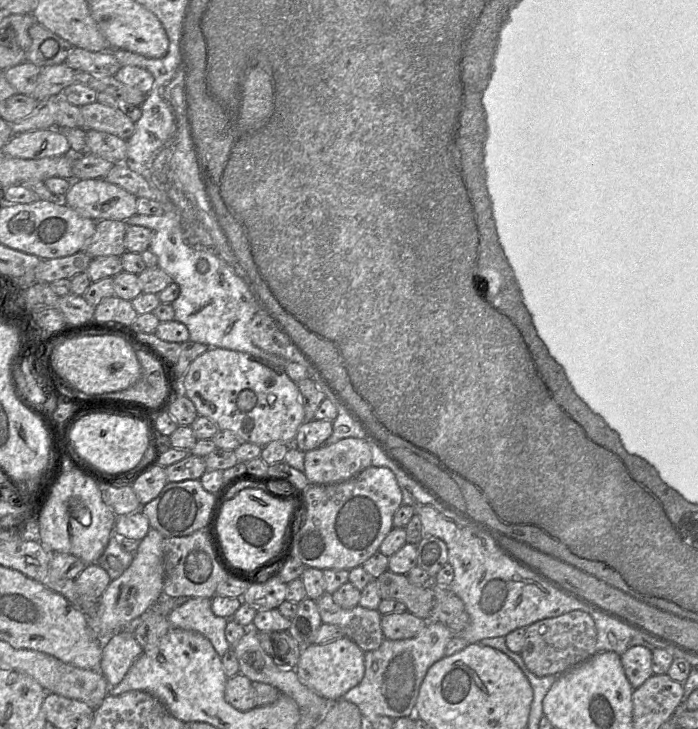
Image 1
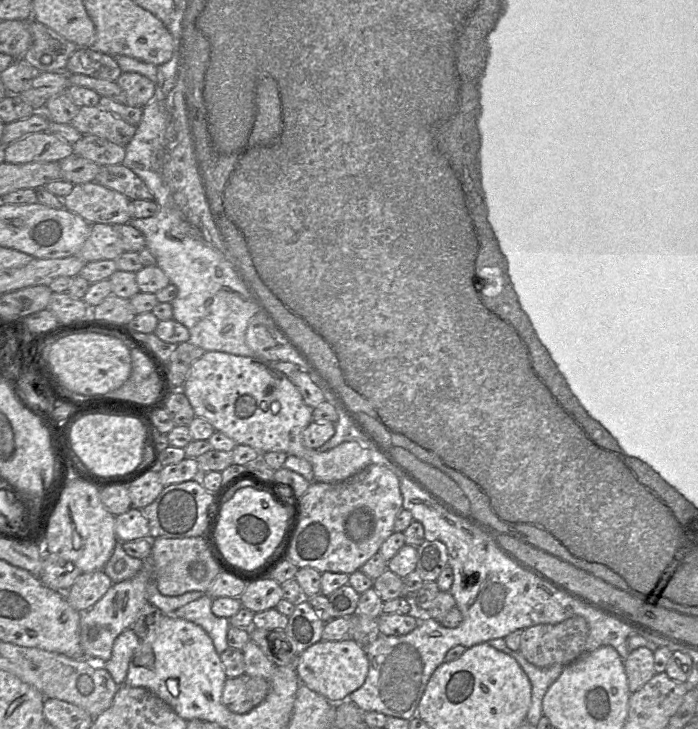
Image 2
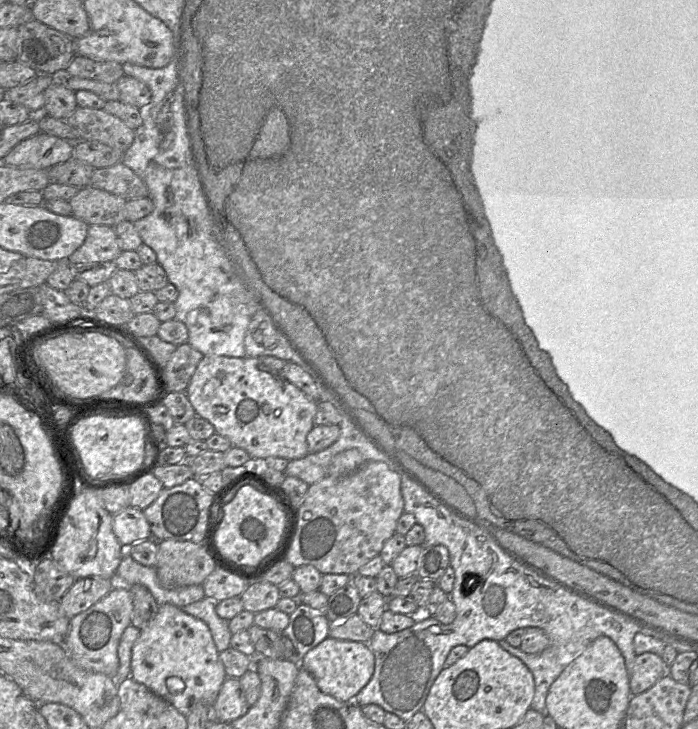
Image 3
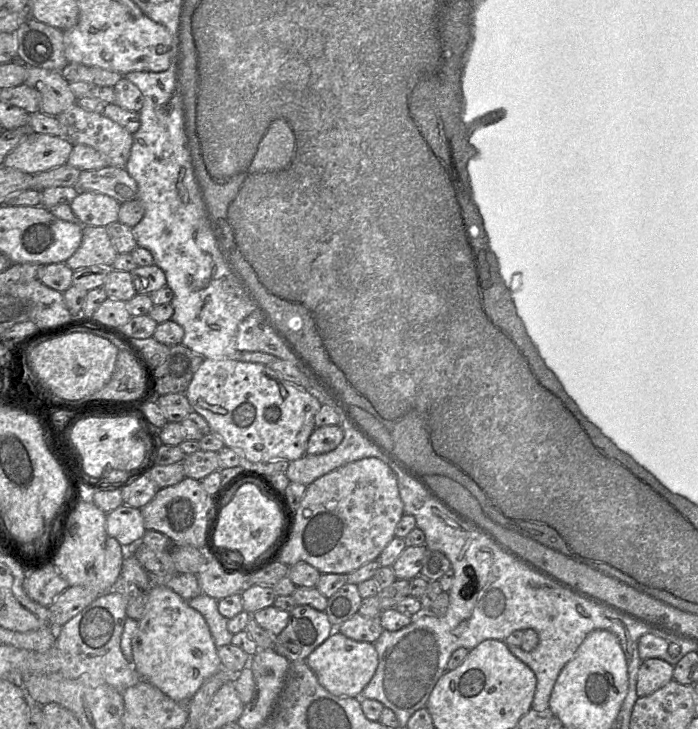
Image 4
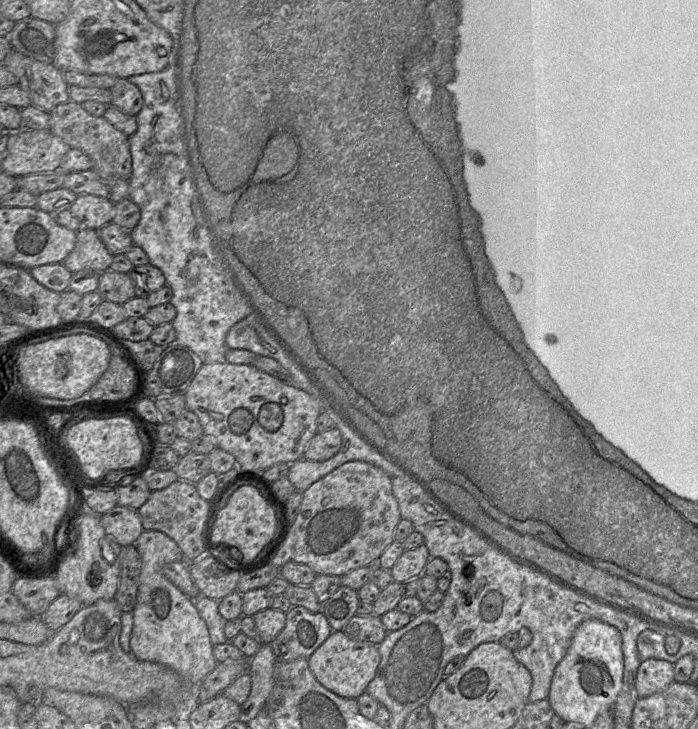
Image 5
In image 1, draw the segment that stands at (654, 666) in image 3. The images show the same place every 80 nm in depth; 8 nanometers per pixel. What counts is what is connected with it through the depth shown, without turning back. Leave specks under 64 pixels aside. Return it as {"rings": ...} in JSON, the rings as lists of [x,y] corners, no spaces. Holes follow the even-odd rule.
{"rings":[[[643,646],[630,647],[620,656],[624,673],[633,689],[641,686],[654,673],[652,651]]]}

